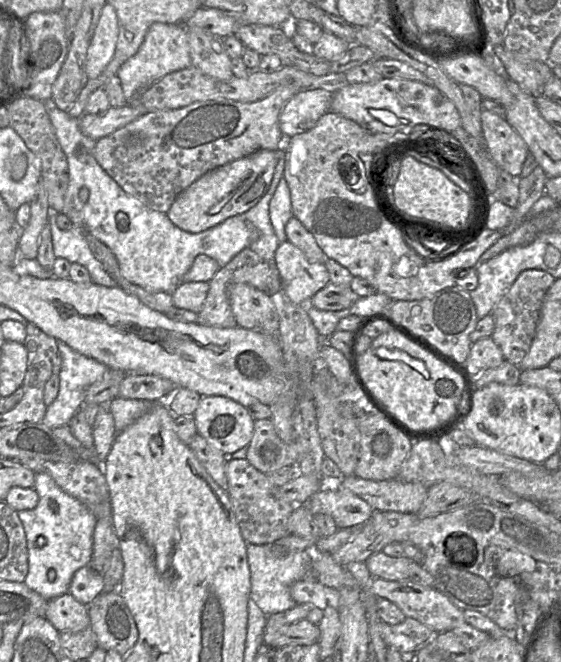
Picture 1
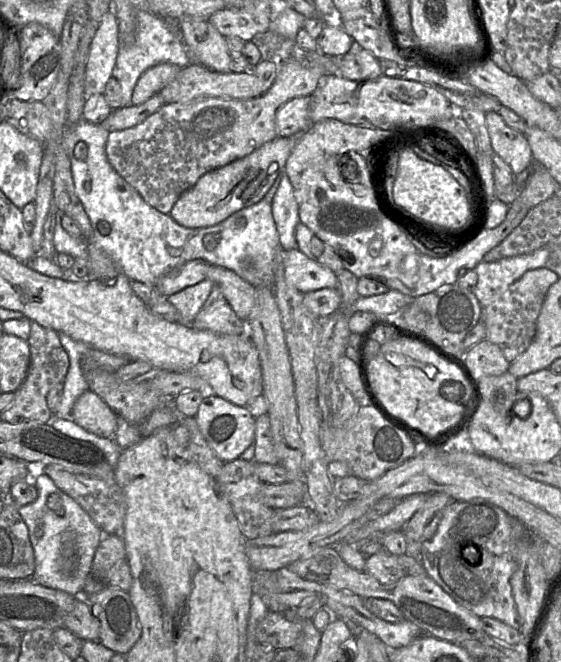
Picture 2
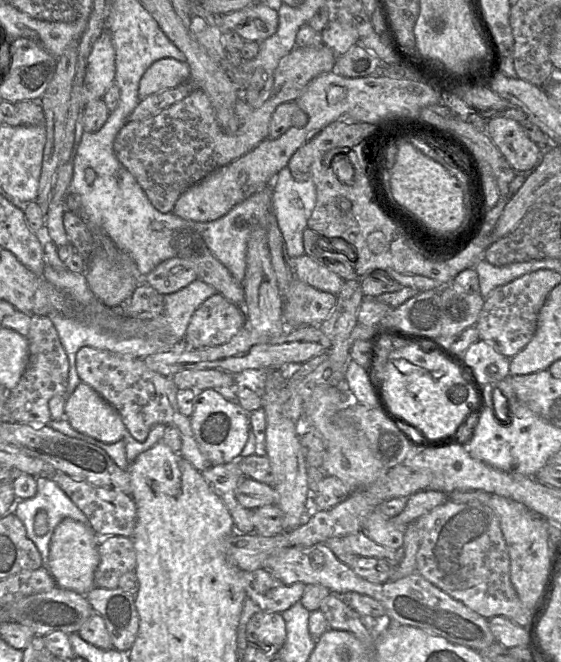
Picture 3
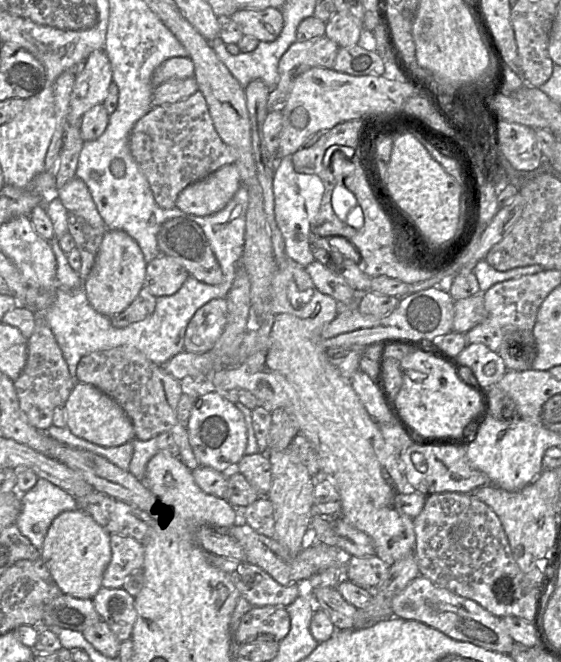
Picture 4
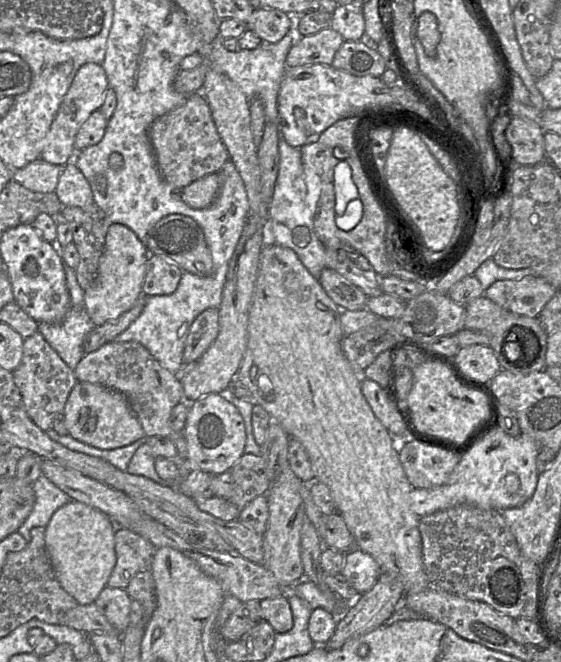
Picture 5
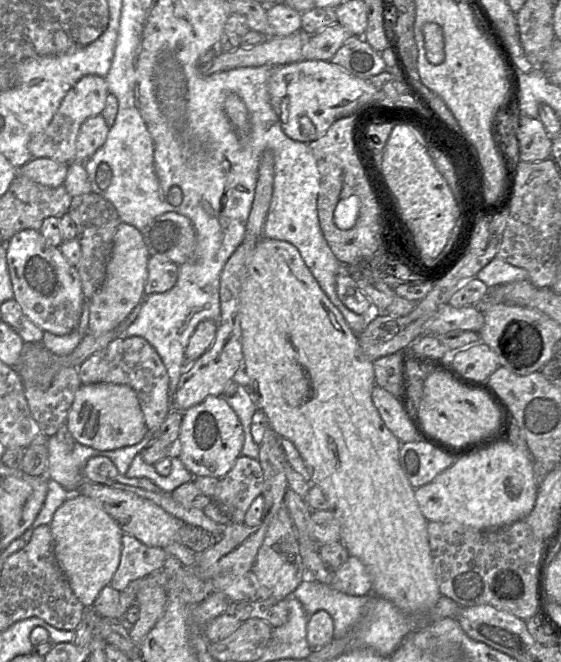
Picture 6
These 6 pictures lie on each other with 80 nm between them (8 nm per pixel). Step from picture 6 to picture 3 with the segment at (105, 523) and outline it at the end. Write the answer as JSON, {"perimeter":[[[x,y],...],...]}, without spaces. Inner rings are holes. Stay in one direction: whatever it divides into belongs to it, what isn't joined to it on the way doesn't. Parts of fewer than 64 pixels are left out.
{"perimeter":[[[71,518],[63,519],[54,529],[48,554],[48,571],[58,587],[86,595],[94,587],[94,573],[99,564],[99,538],[90,526]]]}

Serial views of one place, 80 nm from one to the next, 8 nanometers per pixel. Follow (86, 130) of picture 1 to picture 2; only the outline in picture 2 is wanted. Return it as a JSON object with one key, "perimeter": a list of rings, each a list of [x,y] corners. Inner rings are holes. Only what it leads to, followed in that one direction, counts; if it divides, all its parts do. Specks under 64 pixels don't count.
{"perimeter":[[[156,94],[138,106],[126,106],[112,110],[109,116],[99,125],[109,132],[134,127],[158,111],[165,104],[164,99]]]}

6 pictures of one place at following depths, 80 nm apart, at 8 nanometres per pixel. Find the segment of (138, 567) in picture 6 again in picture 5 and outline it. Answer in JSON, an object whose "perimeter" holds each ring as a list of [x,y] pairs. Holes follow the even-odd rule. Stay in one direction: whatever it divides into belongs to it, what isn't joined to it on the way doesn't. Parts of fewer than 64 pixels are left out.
{"perimeter":[[[117,527],[114,534],[116,564],[108,587],[125,589],[139,572],[150,570],[156,547],[137,533]]]}

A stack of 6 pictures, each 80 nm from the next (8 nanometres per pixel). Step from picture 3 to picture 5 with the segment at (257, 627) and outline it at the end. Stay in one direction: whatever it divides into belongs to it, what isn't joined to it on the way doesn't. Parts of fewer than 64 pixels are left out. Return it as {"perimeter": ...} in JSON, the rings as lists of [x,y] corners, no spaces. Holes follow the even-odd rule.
{"perimeter":[[[287,594],[242,602],[219,629],[219,636],[226,642],[238,641],[259,620],[266,620],[277,633],[289,631],[293,617]]]}

